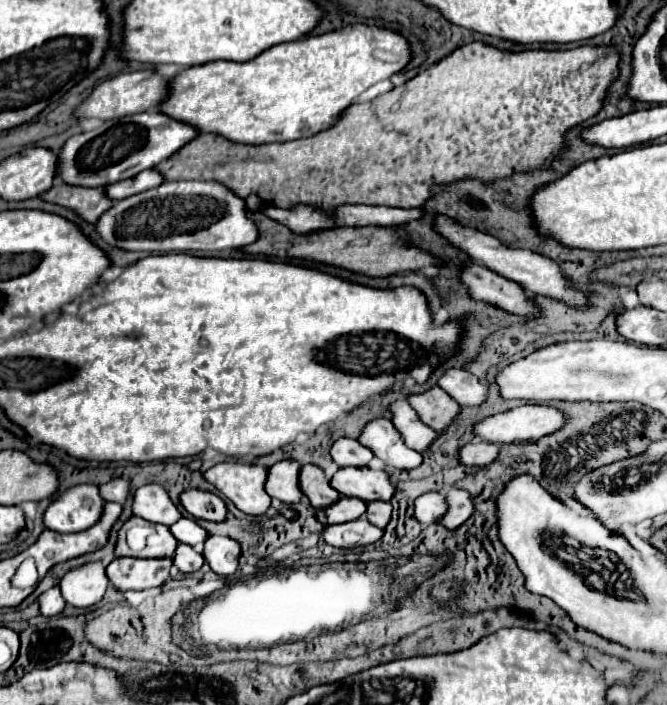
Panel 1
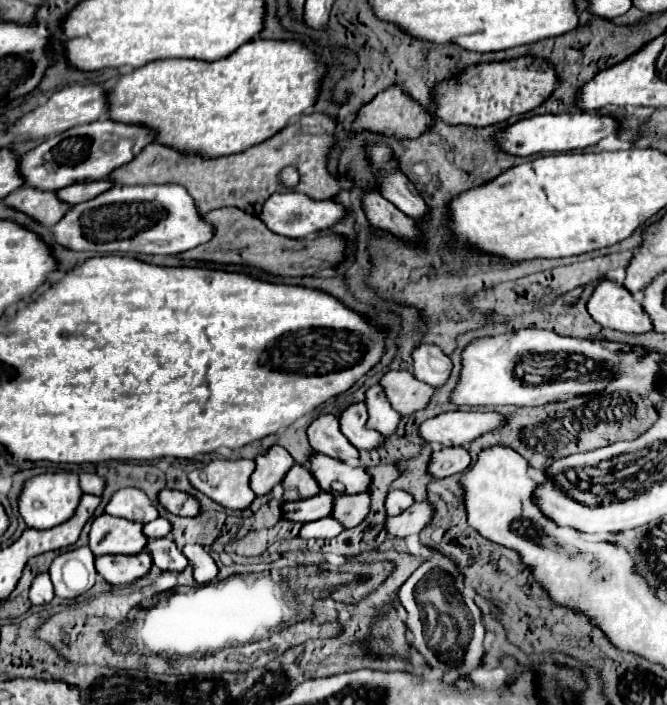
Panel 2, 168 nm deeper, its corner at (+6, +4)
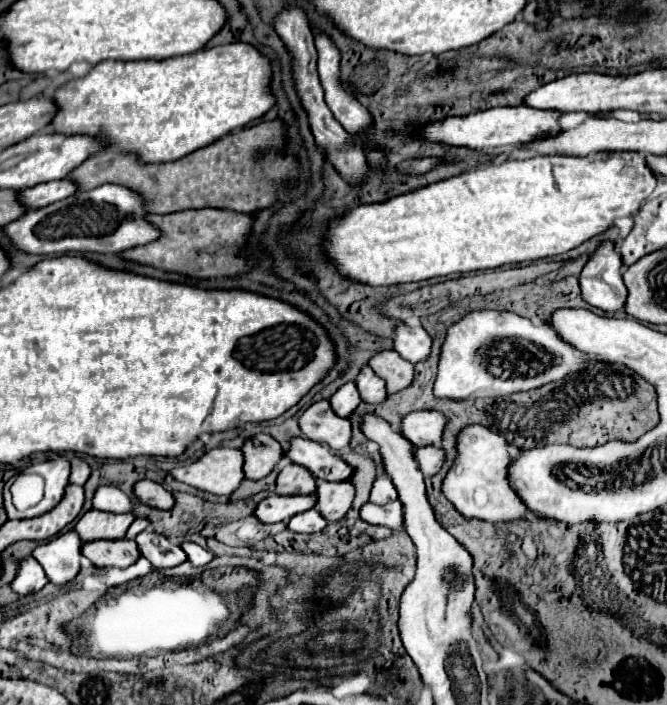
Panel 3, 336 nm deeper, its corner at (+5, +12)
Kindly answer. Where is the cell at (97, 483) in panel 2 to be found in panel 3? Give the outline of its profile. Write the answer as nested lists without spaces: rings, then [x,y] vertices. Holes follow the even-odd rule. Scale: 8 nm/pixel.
[[[71,458],[71,474],[69,474],[69,482],[71,484],[79,484],[83,486],[87,482],[87,478],[91,476],[91,468],[85,460],[81,458]]]

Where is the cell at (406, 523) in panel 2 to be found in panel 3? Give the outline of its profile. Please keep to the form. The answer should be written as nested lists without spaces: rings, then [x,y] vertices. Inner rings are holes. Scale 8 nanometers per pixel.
[[[395,500],[395,502],[389,502],[385,506],[377,506],[377,504],[371,504],[367,502],[363,508],[361,508],[361,518],[367,522],[367,524],[373,524],[373,526],[387,526],[391,530],[397,530],[401,526],[401,502]]]

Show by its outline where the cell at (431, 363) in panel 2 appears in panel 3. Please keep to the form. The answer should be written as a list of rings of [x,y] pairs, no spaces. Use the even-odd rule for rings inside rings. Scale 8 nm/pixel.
[[[399,322],[395,326],[395,330],[393,330],[393,348],[401,354],[401,358],[405,358],[411,364],[417,364],[417,362],[421,362],[421,360],[425,360],[429,356],[429,352],[431,352],[431,338],[419,324],[409,326],[405,322]]]

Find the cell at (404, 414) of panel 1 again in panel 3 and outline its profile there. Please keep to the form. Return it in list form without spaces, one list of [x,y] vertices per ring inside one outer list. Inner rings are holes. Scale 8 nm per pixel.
[[[369,366],[361,368],[361,372],[355,378],[355,384],[365,402],[383,402],[385,400],[385,394],[387,394],[385,382]]]

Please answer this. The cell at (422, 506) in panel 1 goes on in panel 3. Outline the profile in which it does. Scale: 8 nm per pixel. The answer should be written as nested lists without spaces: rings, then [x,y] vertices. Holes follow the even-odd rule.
[[[377,476],[375,482],[373,482],[373,488],[371,488],[369,502],[387,504],[387,502],[393,502],[393,500],[397,500],[397,490],[395,490],[393,482],[389,482],[387,476]]]

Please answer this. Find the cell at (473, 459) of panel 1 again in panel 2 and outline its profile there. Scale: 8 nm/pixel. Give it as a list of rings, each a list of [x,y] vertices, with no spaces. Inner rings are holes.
[[[448,446],[438,452],[432,452],[428,472],[434,478],[446,478],[458,472],[464,472],[472,462],[470,452],[464,446]]]

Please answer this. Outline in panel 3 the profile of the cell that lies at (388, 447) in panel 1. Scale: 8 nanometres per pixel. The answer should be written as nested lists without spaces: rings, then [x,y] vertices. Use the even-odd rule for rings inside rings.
[[[355,382],[343,384],[343,386],[329,398],[331,408],[333,408],[339,416],[343,416],[343,418],[347,418],[347,416],[357,408],[359,402],[361,402],[361,398],[359,398],[359,392],[357,392]]]

